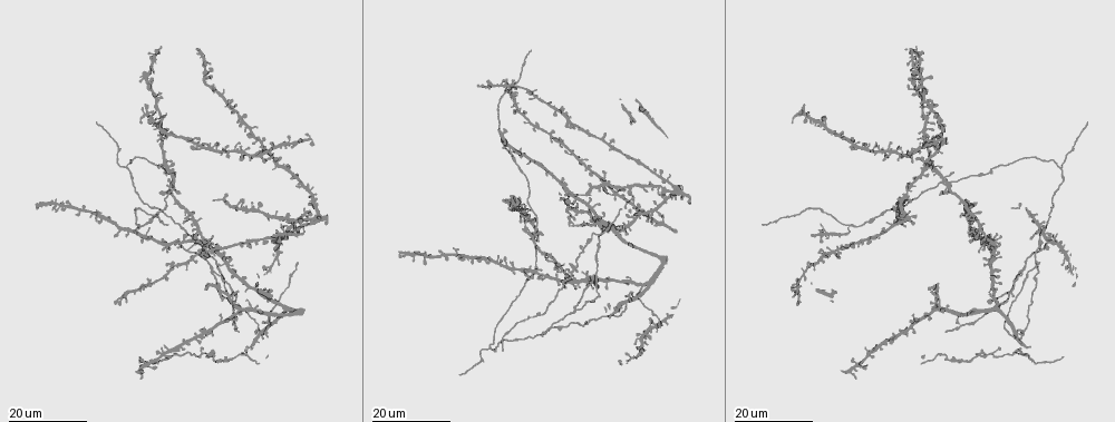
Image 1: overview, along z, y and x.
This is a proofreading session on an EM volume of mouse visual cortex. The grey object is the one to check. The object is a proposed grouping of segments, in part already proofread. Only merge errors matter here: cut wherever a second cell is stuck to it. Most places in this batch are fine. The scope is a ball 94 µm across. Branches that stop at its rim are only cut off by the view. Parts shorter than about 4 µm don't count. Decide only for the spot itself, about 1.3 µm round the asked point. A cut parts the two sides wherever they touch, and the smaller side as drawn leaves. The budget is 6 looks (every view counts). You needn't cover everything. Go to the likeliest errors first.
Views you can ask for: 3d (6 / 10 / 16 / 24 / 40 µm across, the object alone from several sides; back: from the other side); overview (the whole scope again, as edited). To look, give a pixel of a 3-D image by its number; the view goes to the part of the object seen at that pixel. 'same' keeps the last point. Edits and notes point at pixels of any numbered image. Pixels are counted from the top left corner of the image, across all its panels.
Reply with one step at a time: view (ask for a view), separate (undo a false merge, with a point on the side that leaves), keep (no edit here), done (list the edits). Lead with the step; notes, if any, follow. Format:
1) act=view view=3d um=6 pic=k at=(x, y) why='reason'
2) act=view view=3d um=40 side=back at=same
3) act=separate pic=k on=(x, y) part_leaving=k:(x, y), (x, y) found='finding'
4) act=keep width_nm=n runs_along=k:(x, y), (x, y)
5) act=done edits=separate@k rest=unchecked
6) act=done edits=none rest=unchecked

act=view view=3d um=24 pic=1 at=(195, 245)

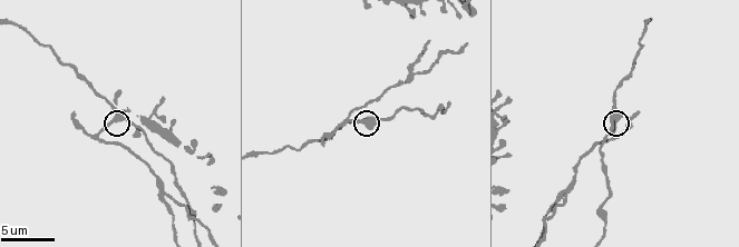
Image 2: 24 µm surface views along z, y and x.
act=view view=3d um=6 pic=2 at=(363, 123)

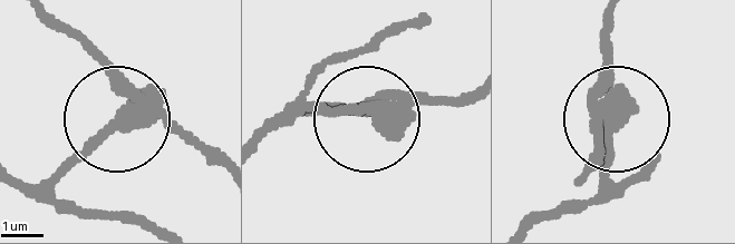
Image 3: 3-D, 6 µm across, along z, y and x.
act=separate pic=3 on=(95, 143) width_nm=390 part_leaving=3:(603, 103), (600, 188), (539, 220) found='two cells meet here'

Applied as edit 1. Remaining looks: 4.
act=view view=overview

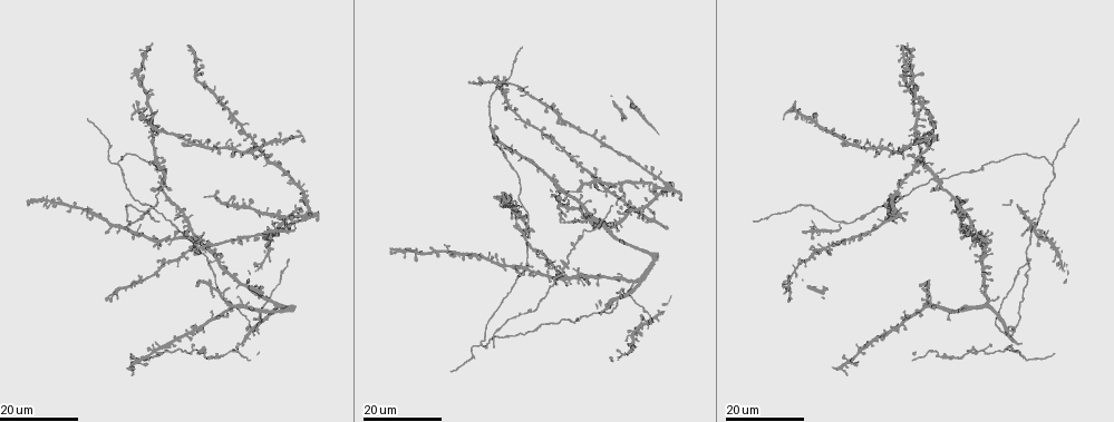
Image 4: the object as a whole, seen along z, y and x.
act=view view=3d um=24 pic=4 at=(589, 212) why='four-way junction'

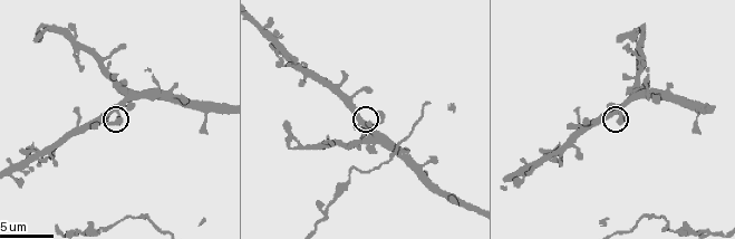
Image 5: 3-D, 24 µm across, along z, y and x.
act=view view=3d um=10 pic=5 at=(620, 111) why='zoom in'

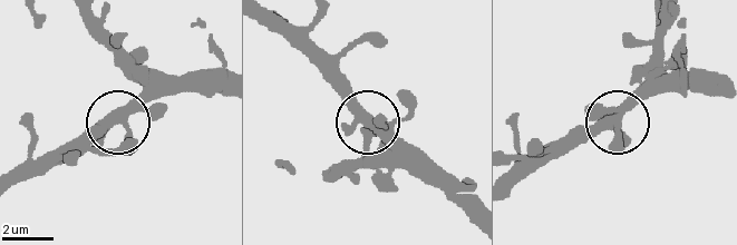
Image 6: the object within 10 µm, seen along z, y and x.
act=keep width_nm=360 found='all the same cell'

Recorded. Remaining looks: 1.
act=done edits=separate@3 rest=unchecked

